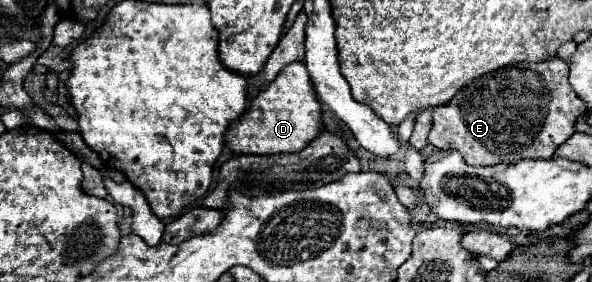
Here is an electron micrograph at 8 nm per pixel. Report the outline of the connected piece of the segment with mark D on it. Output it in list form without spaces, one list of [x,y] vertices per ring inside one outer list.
[[[304,63],[286,65],[278,77],[262,89],[248,105],[248,109],[226,129],[224,143],[234,155],[274,155],[274,153],[296,153],[304,149],[322,129],[320,103],[316,99],[312,81]]]

